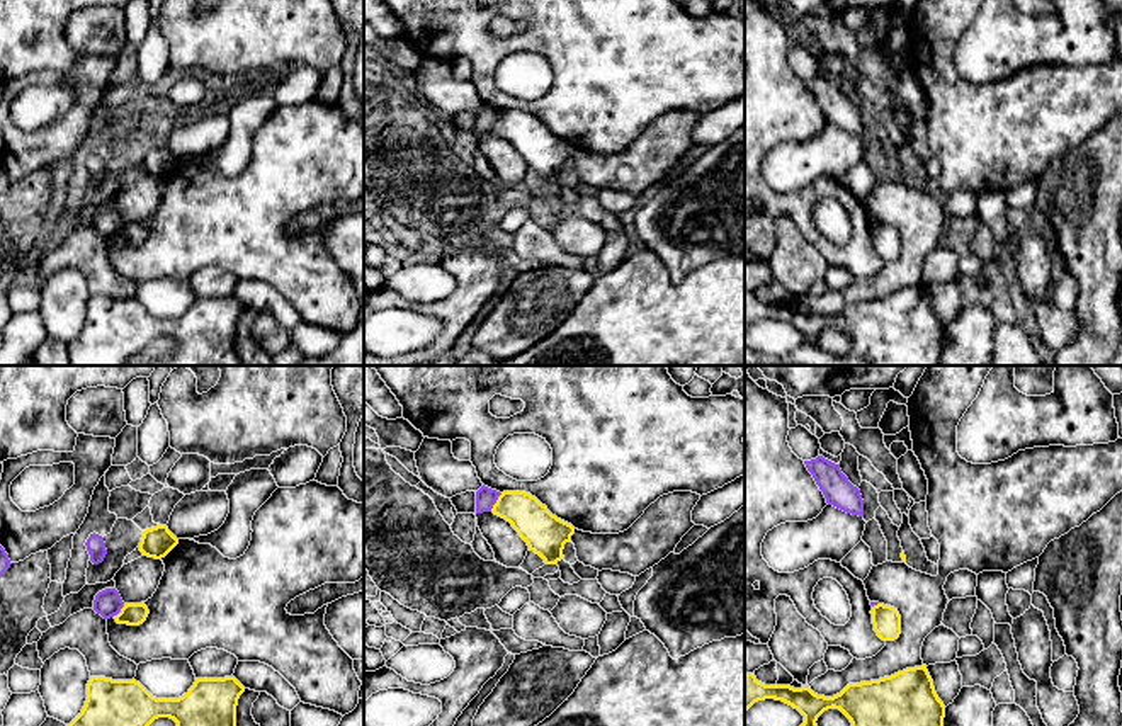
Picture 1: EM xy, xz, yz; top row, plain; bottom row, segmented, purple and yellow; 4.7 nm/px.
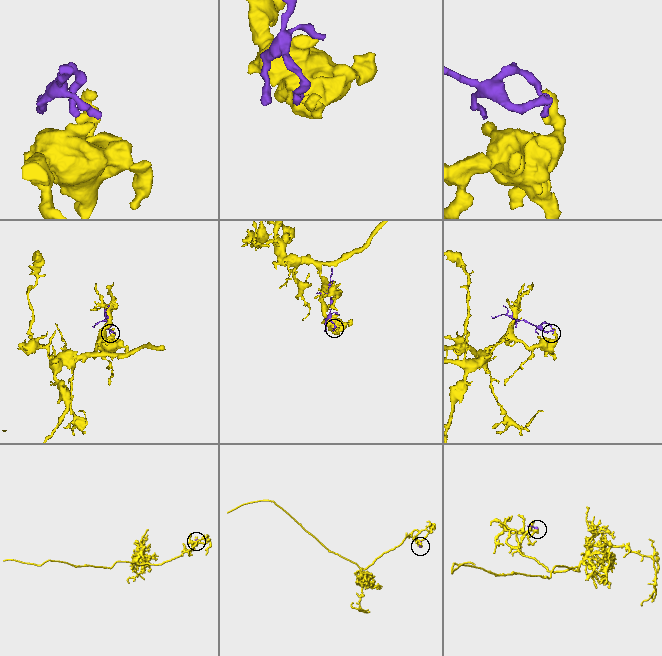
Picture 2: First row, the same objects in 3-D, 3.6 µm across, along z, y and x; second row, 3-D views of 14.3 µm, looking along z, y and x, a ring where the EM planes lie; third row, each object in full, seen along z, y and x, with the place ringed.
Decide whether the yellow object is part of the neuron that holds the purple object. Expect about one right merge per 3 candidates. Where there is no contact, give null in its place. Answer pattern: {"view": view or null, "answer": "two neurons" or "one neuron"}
{"view": "xz", "answer": "two neurons"}

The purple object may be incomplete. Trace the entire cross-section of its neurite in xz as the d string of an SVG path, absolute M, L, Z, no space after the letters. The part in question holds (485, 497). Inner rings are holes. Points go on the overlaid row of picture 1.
M483 485L476 491L476 513L491 512L491 508L496 503L500 495L502 495L500 491L491 490L491 488Z

